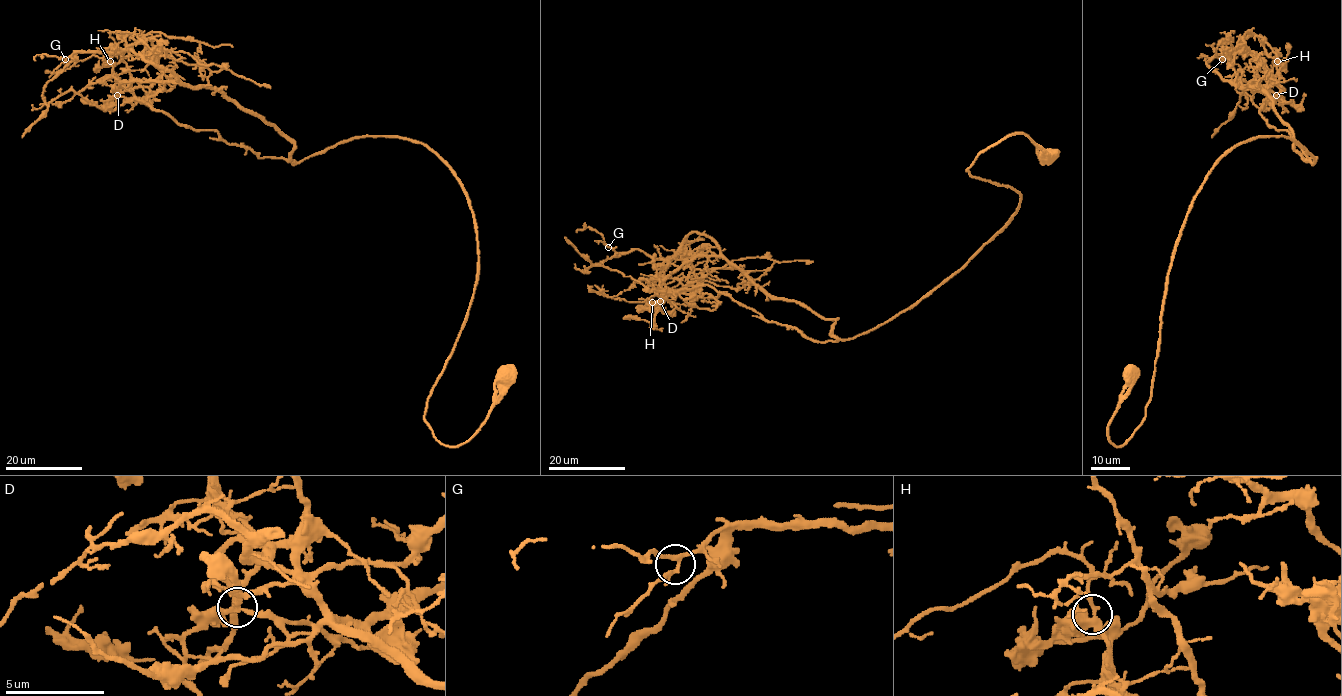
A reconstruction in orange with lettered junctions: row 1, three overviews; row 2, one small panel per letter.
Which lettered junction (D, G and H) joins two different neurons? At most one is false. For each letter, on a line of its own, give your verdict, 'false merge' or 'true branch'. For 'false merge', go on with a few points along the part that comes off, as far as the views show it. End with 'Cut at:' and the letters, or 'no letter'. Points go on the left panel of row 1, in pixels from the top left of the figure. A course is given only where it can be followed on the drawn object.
D: true branch
G: true branch
H: true branch
Cut at: no letter

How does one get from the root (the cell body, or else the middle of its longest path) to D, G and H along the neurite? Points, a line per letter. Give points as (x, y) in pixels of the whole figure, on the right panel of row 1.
D: (1130, 372), (1115, 446), (1145, 416), (1207, 173), (1266, 136), (1315, 161), (1259, 113), (1276, 95)
G: (1130, 372), (1115, 446), (1207, 173), (1266, 136), (1313, 162), (1222, 59)
H: (1130, 372), (1115, 446), (1145, 416), (1172, 253), (1207, 173), (1266, 136), (1315, 161), (1259, 113), (1277, 61)

